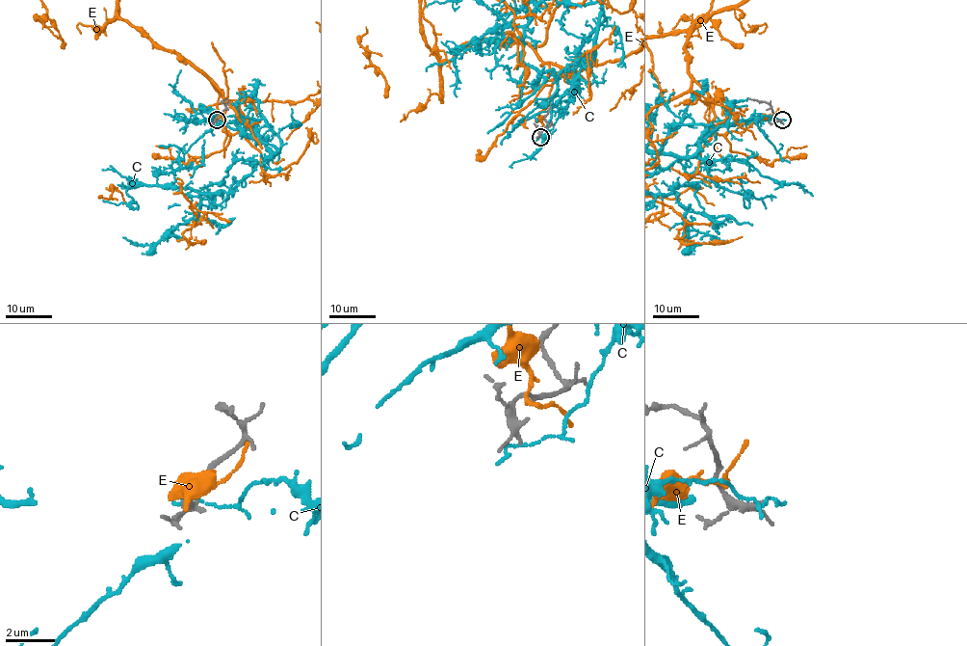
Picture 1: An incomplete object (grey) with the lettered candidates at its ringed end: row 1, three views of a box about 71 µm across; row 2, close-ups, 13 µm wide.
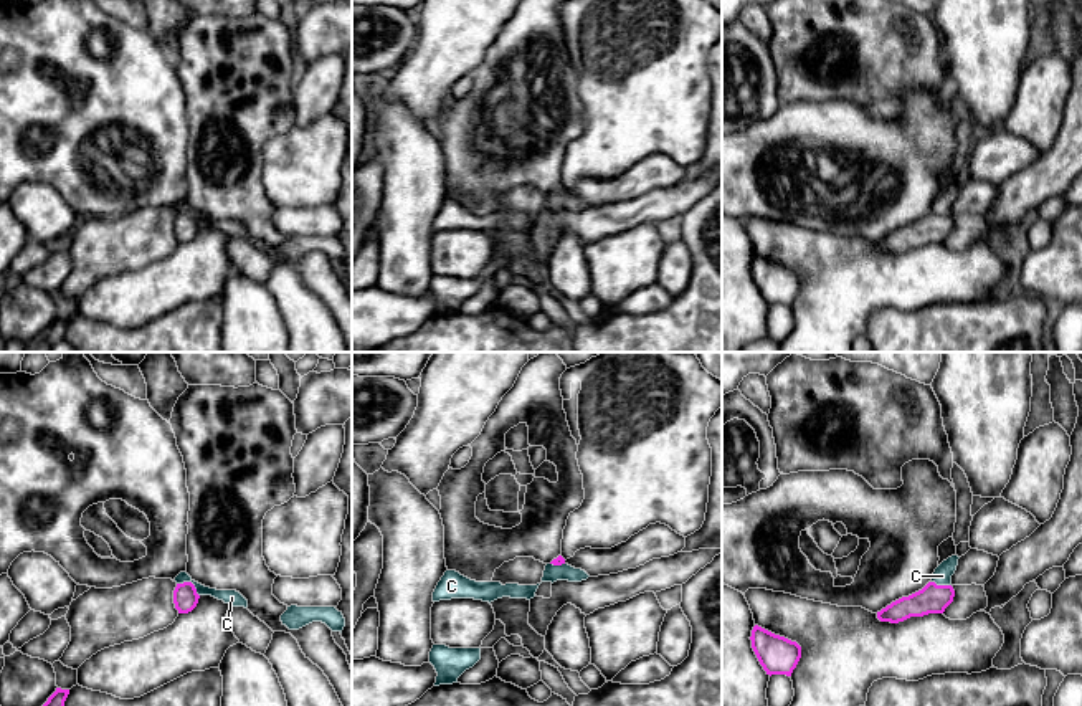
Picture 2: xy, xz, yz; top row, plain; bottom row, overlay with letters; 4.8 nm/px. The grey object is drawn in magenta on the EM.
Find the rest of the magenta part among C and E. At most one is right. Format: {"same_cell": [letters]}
{"same_cell": []}

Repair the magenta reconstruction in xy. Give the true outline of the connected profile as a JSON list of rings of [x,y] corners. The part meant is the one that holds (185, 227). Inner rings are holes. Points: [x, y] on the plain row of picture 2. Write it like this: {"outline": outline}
{"outline": [[[192,212],[177,213],[173,220],[173,233],[178,243],[192,241],[198,233],[200,225]]]}

